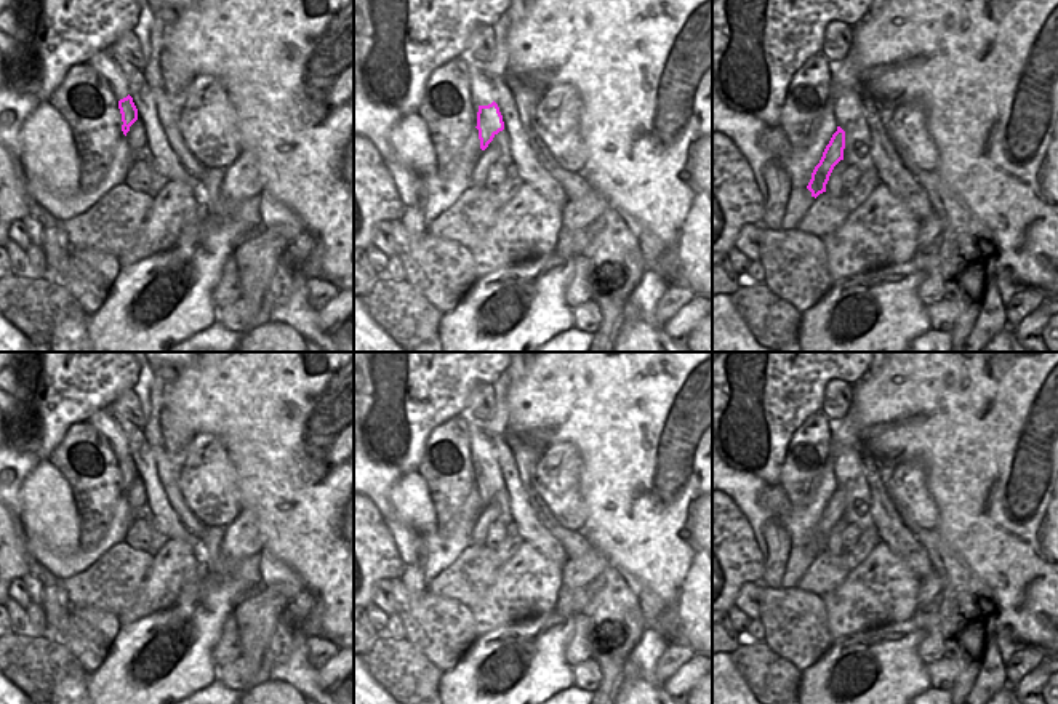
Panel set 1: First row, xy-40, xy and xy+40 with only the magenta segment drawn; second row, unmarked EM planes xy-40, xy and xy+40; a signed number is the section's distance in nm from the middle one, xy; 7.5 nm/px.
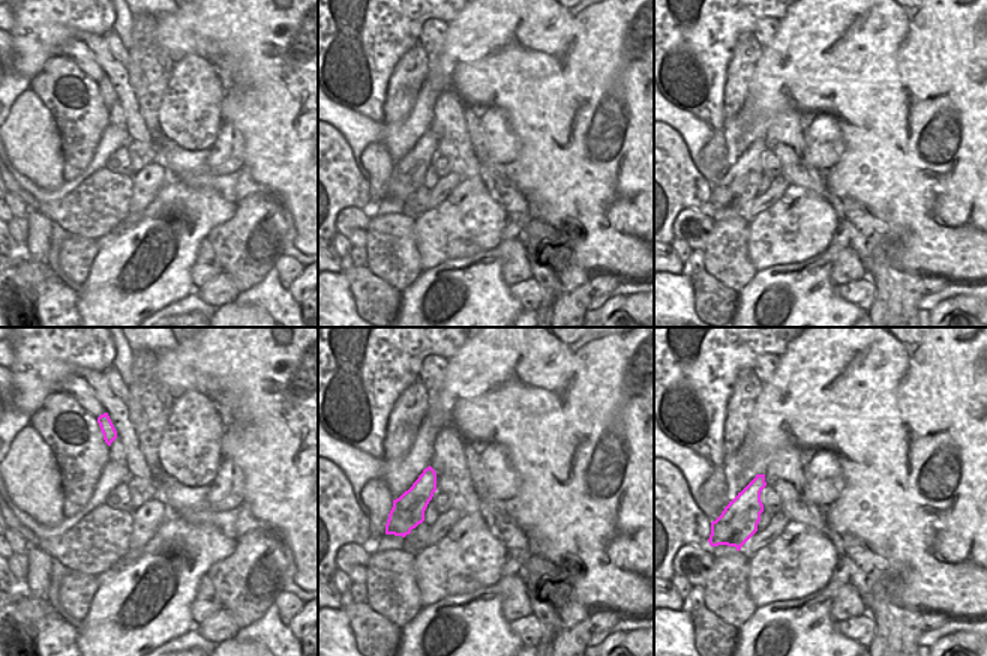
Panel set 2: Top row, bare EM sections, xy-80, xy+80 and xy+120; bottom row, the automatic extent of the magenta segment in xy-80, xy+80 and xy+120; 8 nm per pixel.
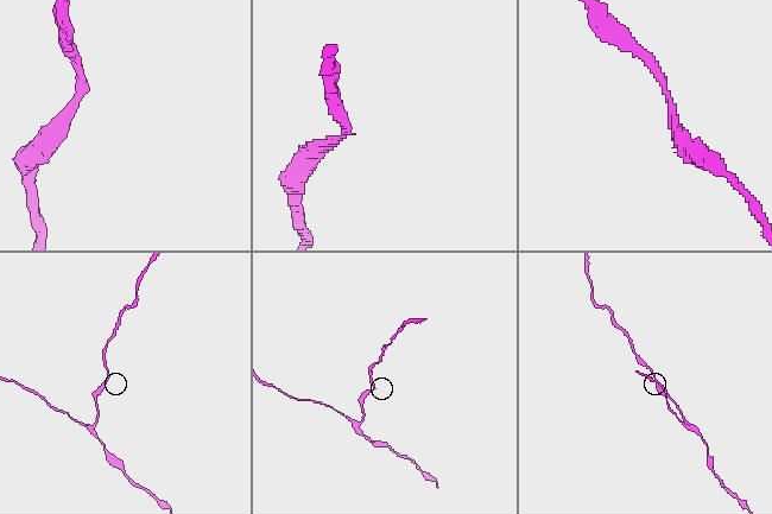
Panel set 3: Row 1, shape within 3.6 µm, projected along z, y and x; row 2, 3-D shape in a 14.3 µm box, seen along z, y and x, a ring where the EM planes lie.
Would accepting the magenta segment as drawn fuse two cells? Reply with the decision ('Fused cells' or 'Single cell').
Single cell.

